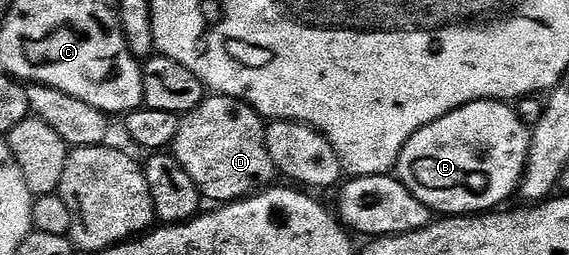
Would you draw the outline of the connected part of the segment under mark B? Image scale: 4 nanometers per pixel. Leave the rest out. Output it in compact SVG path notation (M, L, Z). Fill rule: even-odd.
M474 100L465 106L461 106L457 110L453 110L449 114L445 114L441 118L437 118L437 122L433 122L429 126L425 126L421 130L417 130L417 134L413 134L413 138L409 138L409 142L405 142L405 146L399 155L397 165L397 178L409 189L409 191L417 197L421 202L425 202L425 206L429 206L432 213L448 216L470 216L472 214L486 214L492 210L498 209L512 195L516 195L517 189L523 182L523 172L527 169L527 159L529 158L529 150L531 149L531 128L526 124L517 113L514 112L510 103L502 100Z

